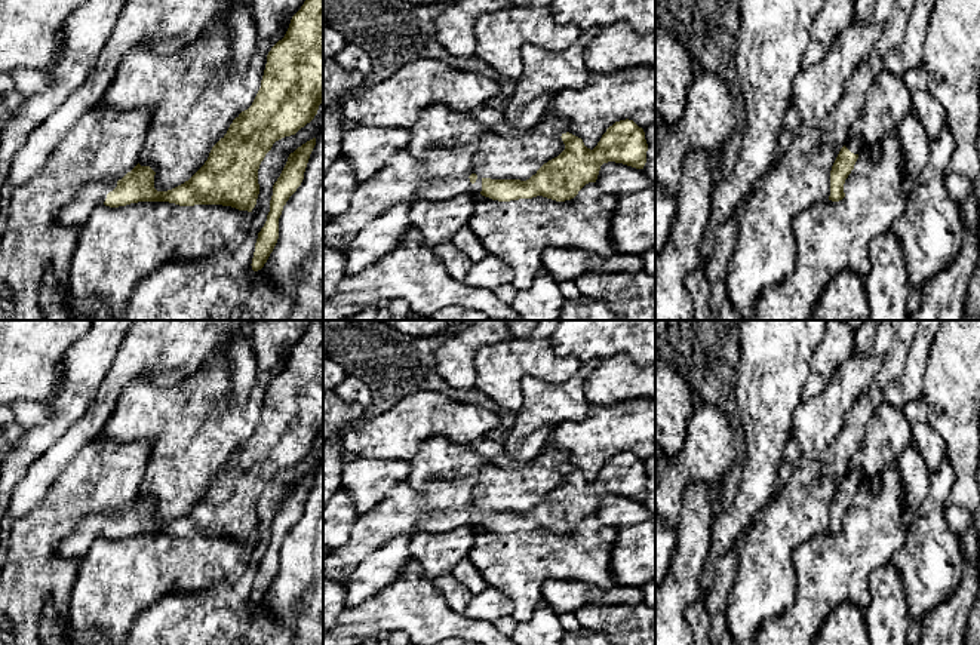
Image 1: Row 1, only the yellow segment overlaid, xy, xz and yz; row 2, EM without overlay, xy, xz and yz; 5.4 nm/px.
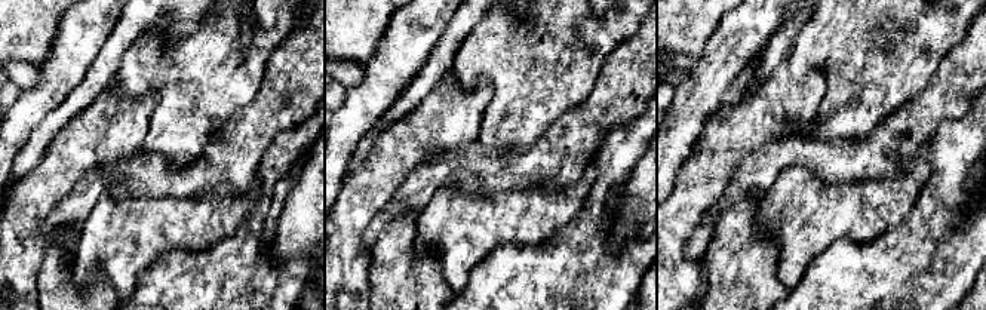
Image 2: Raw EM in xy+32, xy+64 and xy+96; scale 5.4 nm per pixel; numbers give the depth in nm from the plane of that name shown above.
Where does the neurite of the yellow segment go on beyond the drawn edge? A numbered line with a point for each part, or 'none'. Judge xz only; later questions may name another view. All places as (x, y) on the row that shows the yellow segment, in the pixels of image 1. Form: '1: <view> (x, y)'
1: xz (439, 190)

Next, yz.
1: yz (854, 144)

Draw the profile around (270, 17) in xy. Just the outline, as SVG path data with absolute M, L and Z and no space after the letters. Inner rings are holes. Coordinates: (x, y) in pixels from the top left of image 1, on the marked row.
M251 0L256 37L274 39L291 24L305 0Z

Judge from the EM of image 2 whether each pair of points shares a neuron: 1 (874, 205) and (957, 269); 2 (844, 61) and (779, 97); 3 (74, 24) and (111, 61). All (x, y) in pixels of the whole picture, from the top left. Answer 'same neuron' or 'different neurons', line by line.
1: different neurons
2: different neurons
3: different neurons

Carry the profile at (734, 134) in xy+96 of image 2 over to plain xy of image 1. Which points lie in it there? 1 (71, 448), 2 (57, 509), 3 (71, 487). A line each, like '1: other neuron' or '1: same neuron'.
1: other neuron
2: same neuron
3: same neuron

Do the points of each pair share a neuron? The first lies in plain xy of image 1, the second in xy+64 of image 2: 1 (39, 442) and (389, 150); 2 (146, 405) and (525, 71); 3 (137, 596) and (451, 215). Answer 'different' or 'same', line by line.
1: different
2: same
3: same

